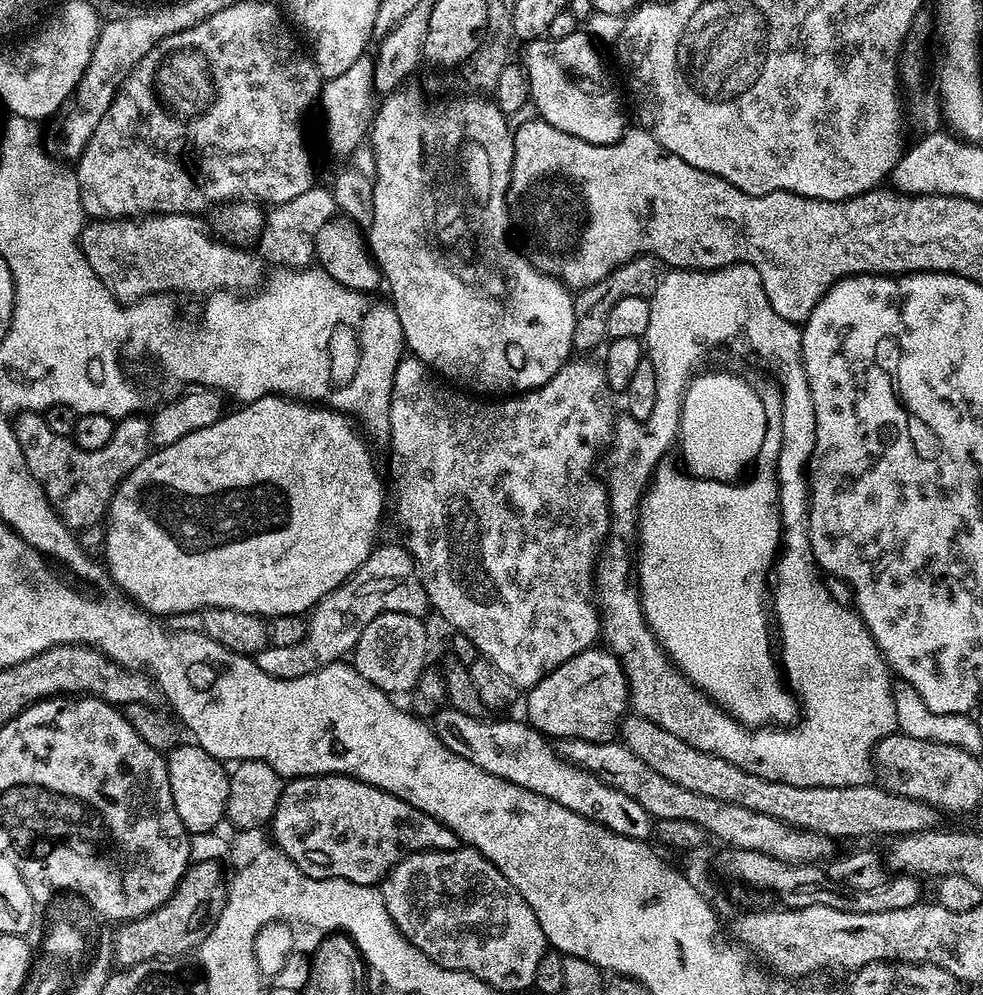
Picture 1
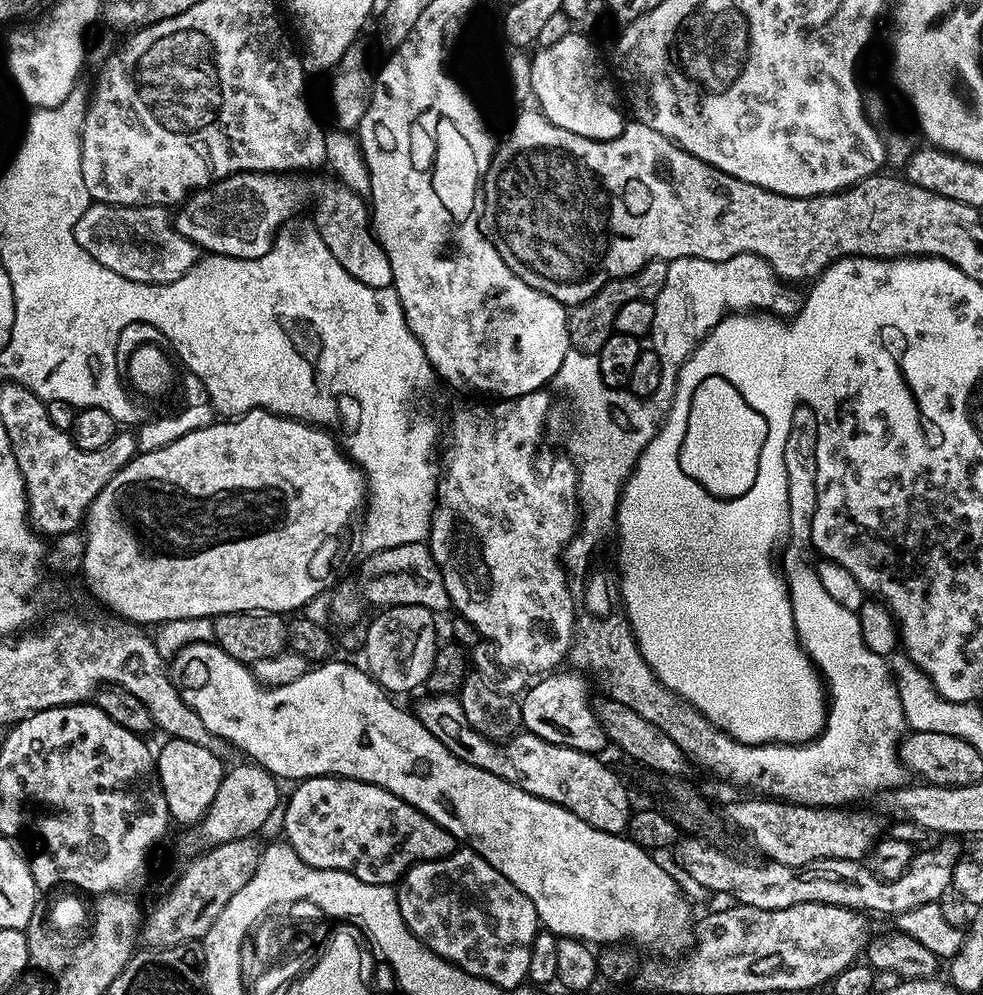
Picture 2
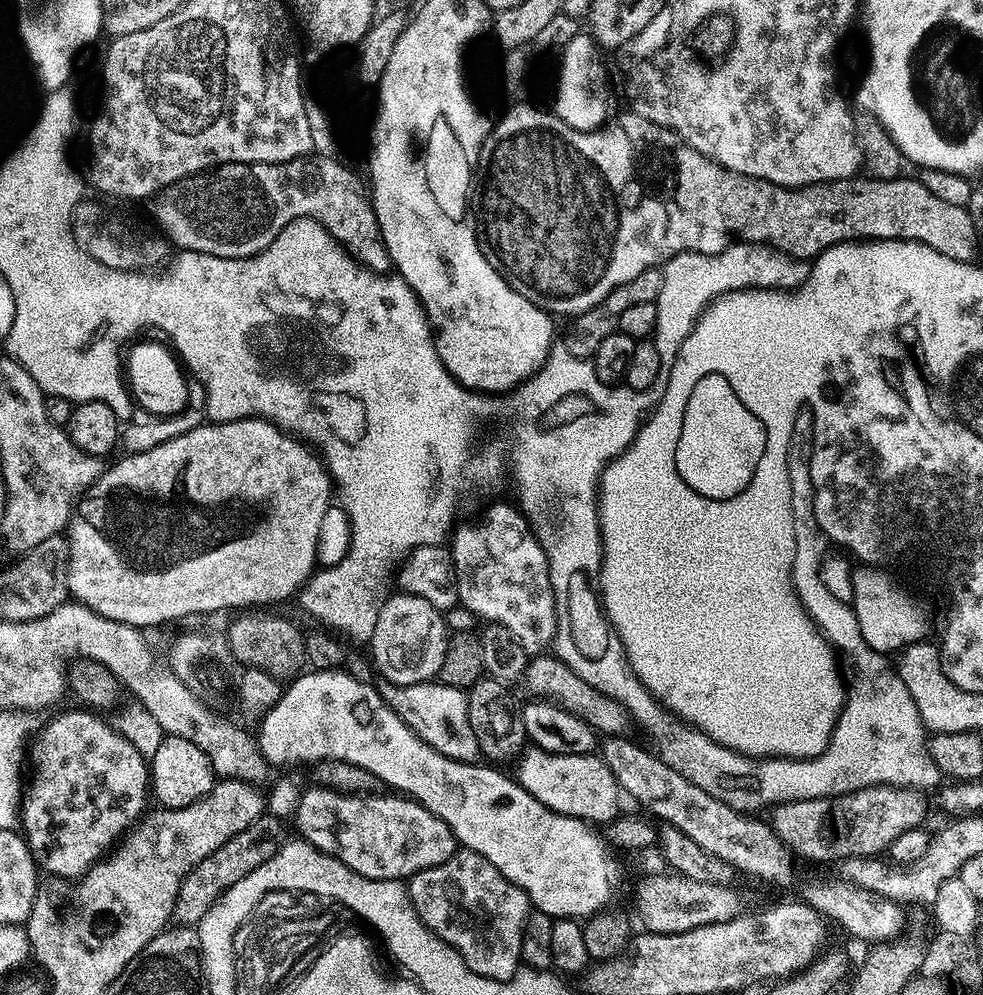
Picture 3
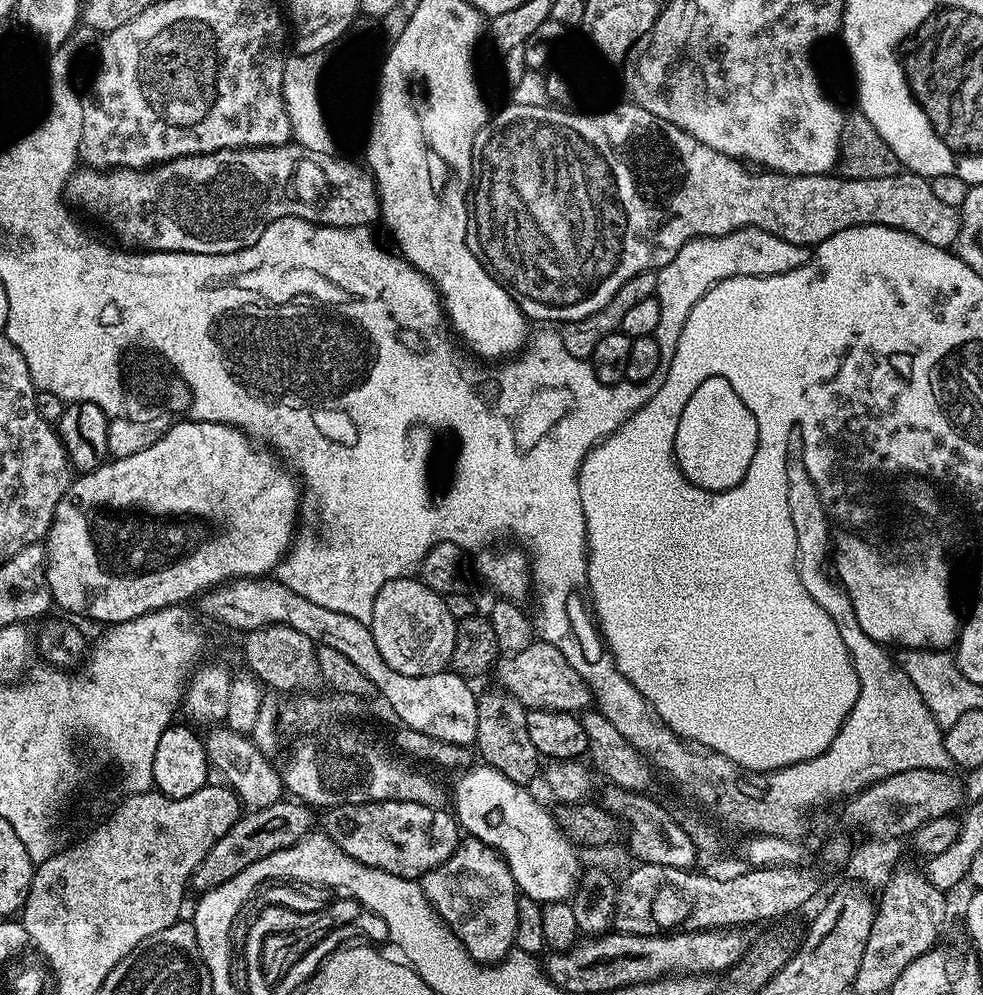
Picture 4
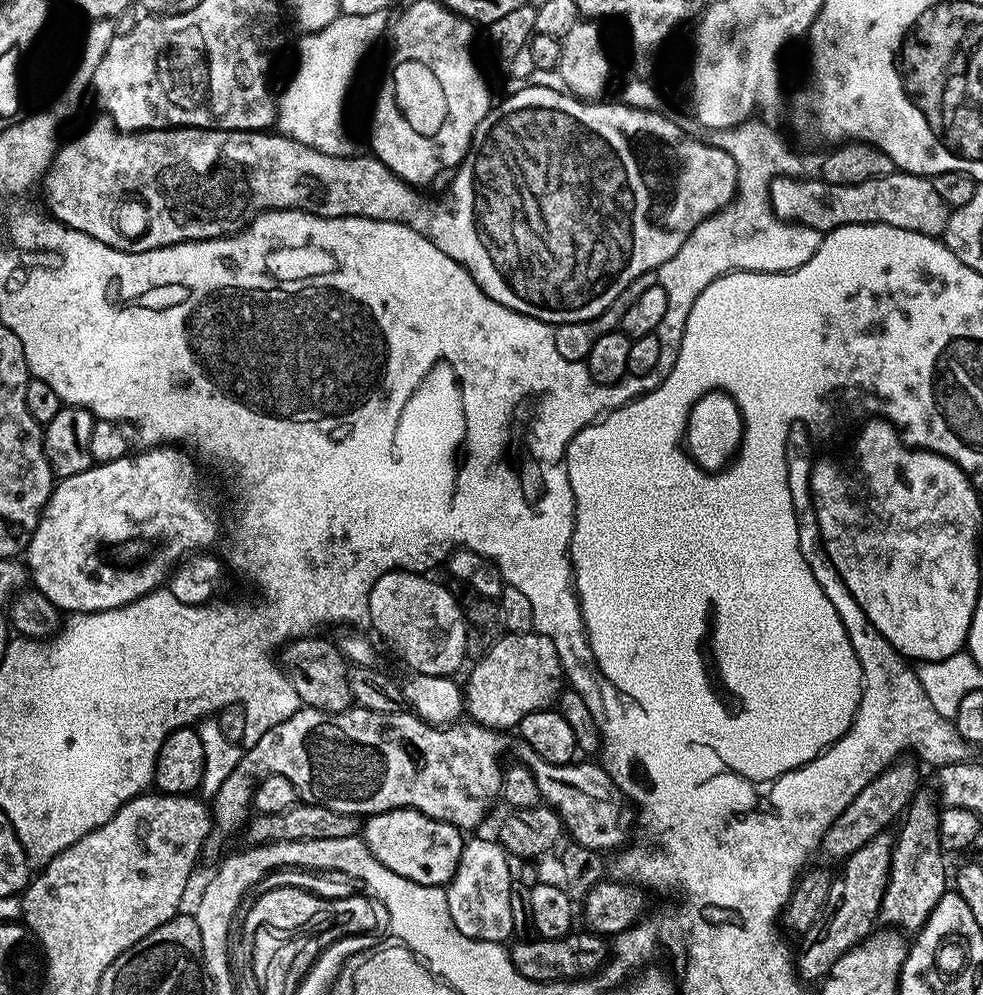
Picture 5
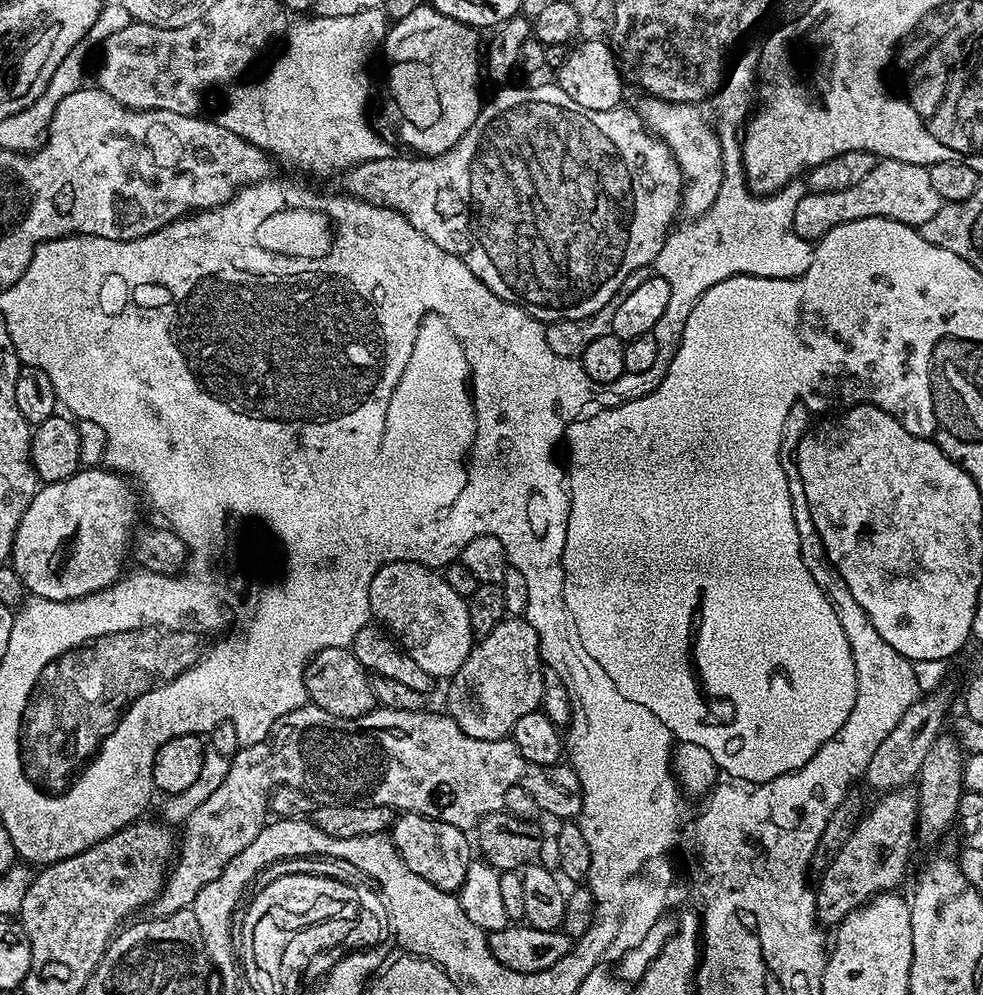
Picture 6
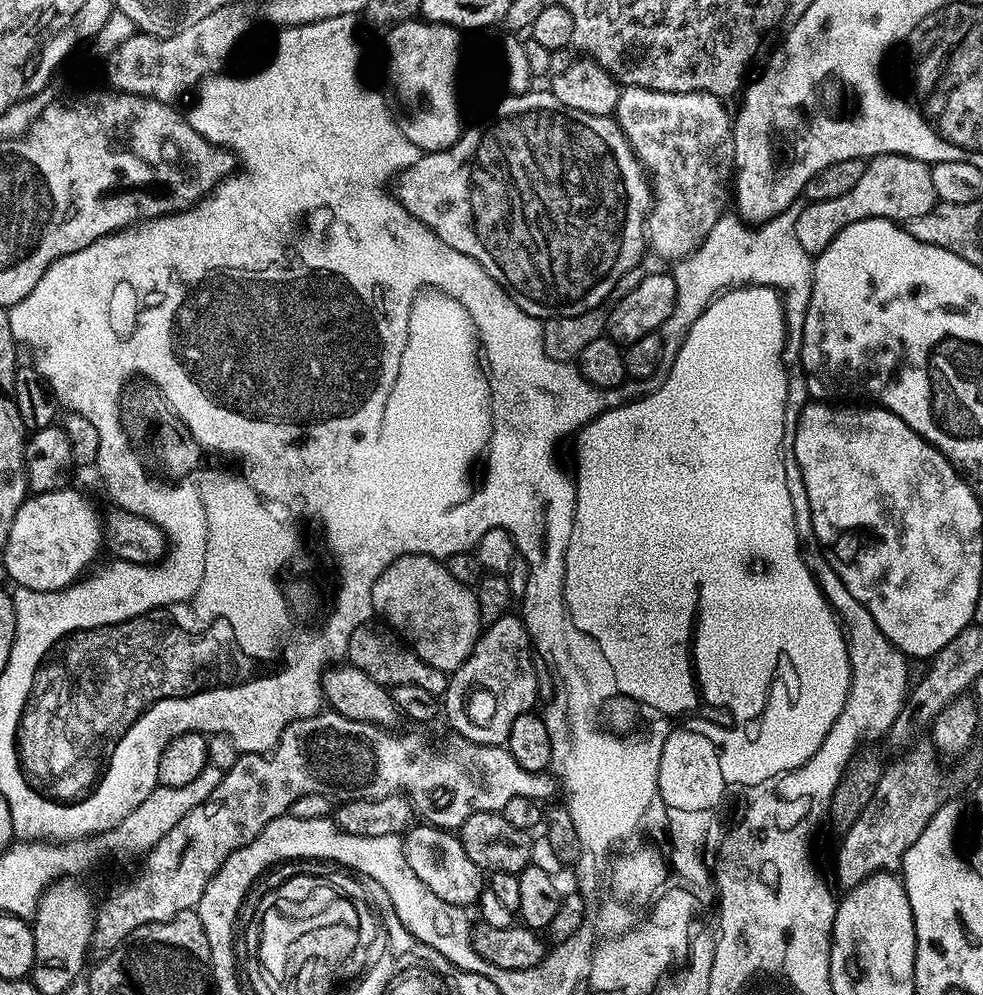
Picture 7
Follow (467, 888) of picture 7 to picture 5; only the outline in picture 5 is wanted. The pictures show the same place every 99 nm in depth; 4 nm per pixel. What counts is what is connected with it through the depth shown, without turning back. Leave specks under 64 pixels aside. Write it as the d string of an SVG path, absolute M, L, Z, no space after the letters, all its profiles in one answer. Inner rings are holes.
M391 808L385 812L373 812L363 821L362 839L370 854L374 854L374 858L378 858L378 862L382 862L386 870L394 870L394 874L402 874L402 878L410 878L410 882L438 888L446 886L452 880L452 875L462 858L466 836L453 824L435 820L413 808Z

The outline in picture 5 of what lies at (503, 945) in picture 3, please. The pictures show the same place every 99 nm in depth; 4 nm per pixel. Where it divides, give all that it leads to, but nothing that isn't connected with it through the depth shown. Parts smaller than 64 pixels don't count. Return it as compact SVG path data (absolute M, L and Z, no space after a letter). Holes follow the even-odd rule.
M465 839L462 858L452 880L446 885L446 902L450 906L450 918L454 918L454 926L458 926L466 938L504 944L512 936L514 926L510 914L510 890L514 877L508 865L508 852L501 843L492 840Z

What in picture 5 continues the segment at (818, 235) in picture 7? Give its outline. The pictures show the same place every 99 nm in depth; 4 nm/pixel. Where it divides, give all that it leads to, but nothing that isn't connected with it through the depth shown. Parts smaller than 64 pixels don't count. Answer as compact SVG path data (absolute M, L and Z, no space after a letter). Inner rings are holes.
M895 171L886 178L874 178L857 184L831 184L819 178L781 178L770 189L772 211L781 218L803 224L805 228L817 228L827 234L847 224L885 224L902 230L914 230L918 234L939 237L948 221L949 207L938 198L931 179L913 176L910 172Z

